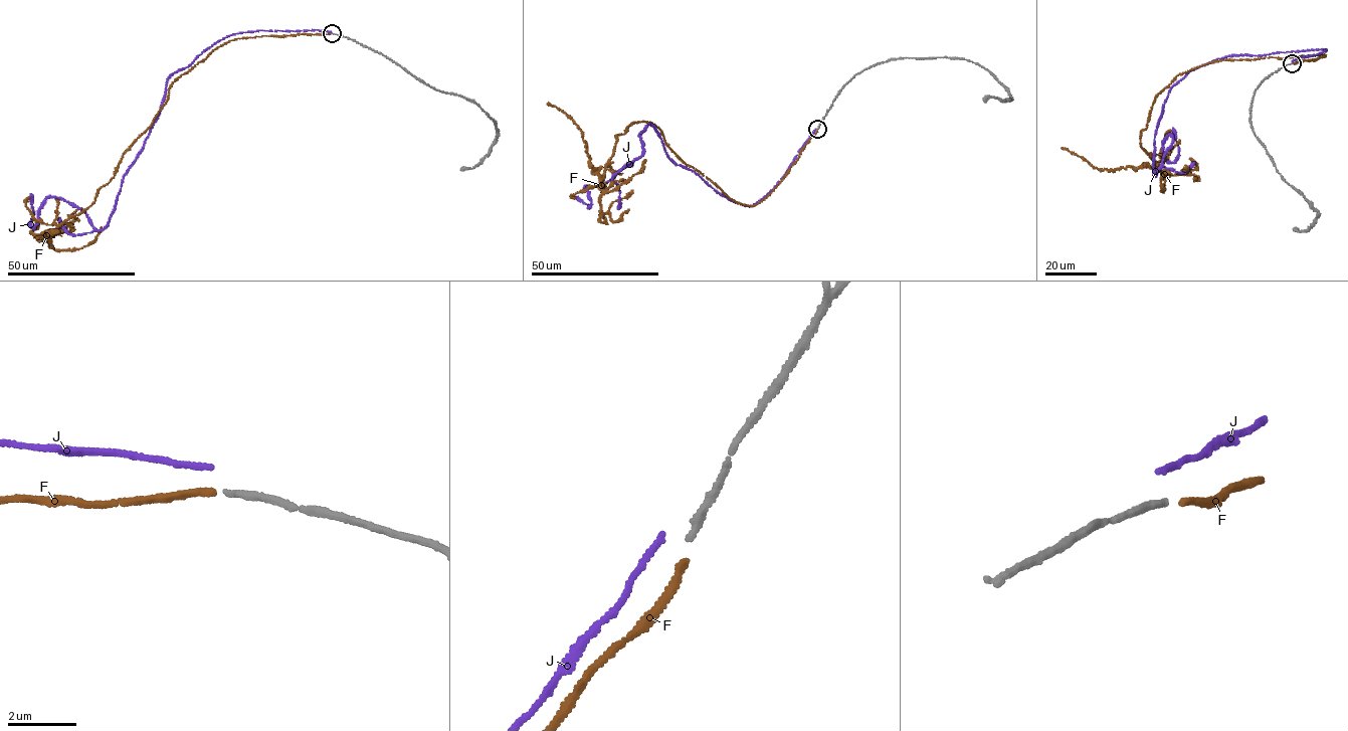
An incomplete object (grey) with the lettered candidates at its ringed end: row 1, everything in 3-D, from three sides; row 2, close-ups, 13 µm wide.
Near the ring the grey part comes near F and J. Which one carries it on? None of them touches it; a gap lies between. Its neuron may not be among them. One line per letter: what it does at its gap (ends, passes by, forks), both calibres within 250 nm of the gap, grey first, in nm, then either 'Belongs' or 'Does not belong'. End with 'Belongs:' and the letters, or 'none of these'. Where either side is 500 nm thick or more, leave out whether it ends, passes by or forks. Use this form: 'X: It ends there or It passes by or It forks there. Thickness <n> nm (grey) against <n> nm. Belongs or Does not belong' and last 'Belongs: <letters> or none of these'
F: It ends there. Thickness 190 nm (grey) against 200 nm. Does not belong
J: It ends there. Thickness 190 nm (grey) against 180 nm. Does not belong
Belongs: none of these

